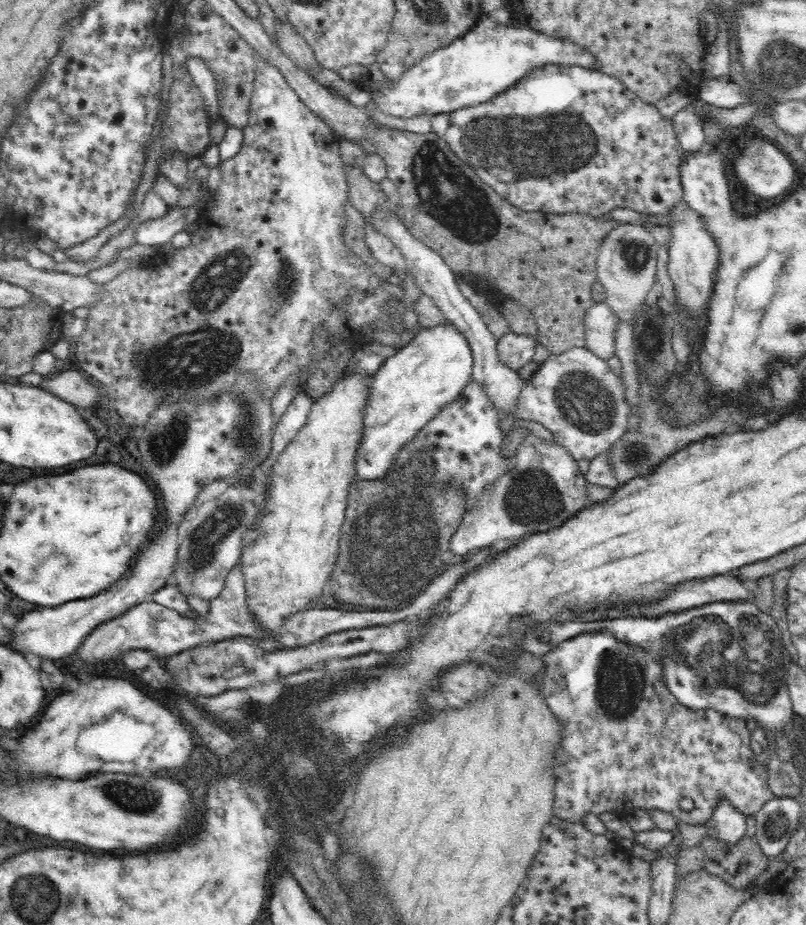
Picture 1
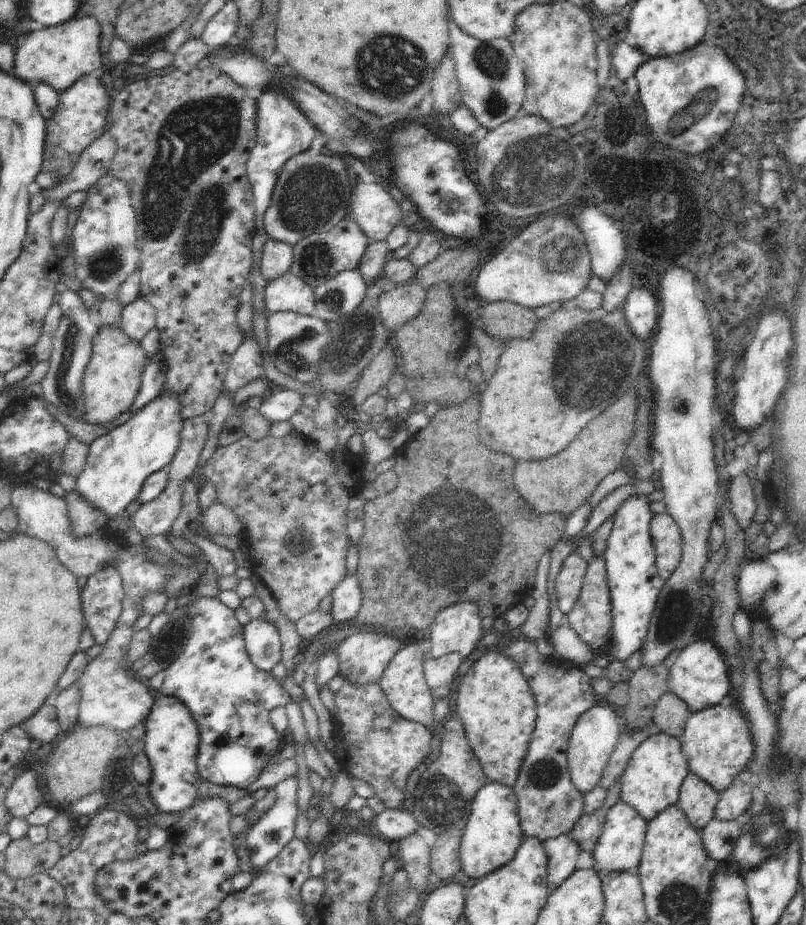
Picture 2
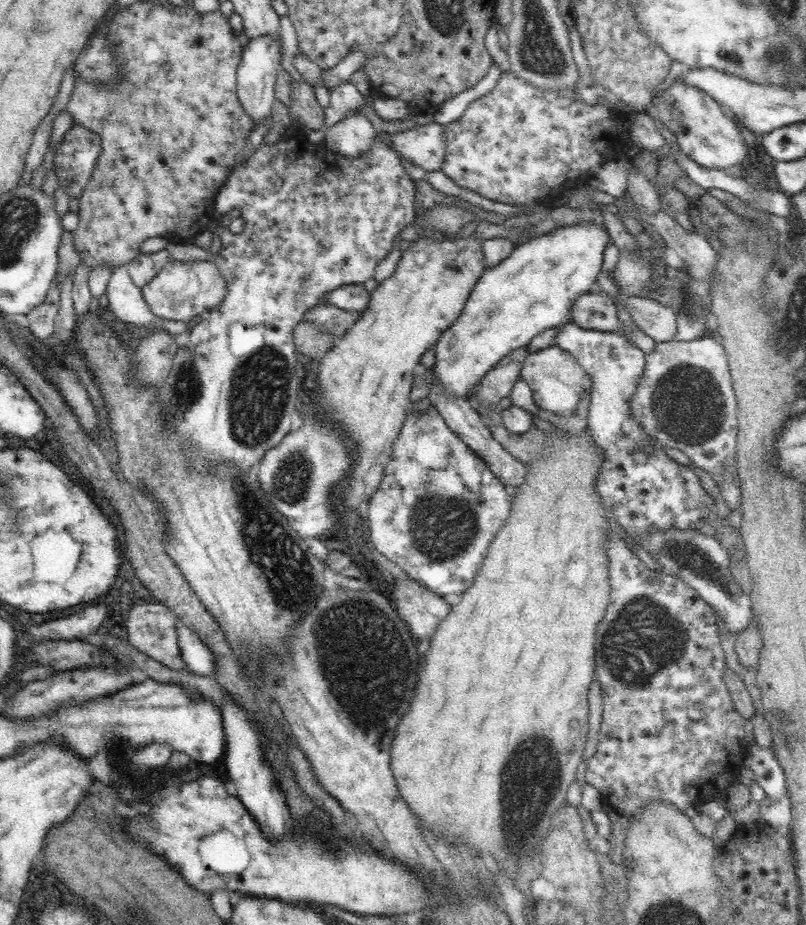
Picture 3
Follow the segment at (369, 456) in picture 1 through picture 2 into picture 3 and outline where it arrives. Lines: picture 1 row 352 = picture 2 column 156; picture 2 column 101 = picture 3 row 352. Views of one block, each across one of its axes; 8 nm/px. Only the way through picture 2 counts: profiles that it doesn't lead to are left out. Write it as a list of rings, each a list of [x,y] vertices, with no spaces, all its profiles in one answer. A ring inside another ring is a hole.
[[[602,223],[558,226],[549,233],[532,237],[527,242],[517,245],[506,260],[494,265],[494,268],[486,268],[475,284],[462,314],[440,336],[434,346],[436,362],[431,370],[434,371],[434,379],[442,385],[442,389],[455,400],[467,398],[469,390],[478,385],[481,378],[504,356],[520,347],[528,346],[535,336],[546,329],[571,323],[570,310],[575,301],[596,287],[604,250],[610,242],[610,235]]]

